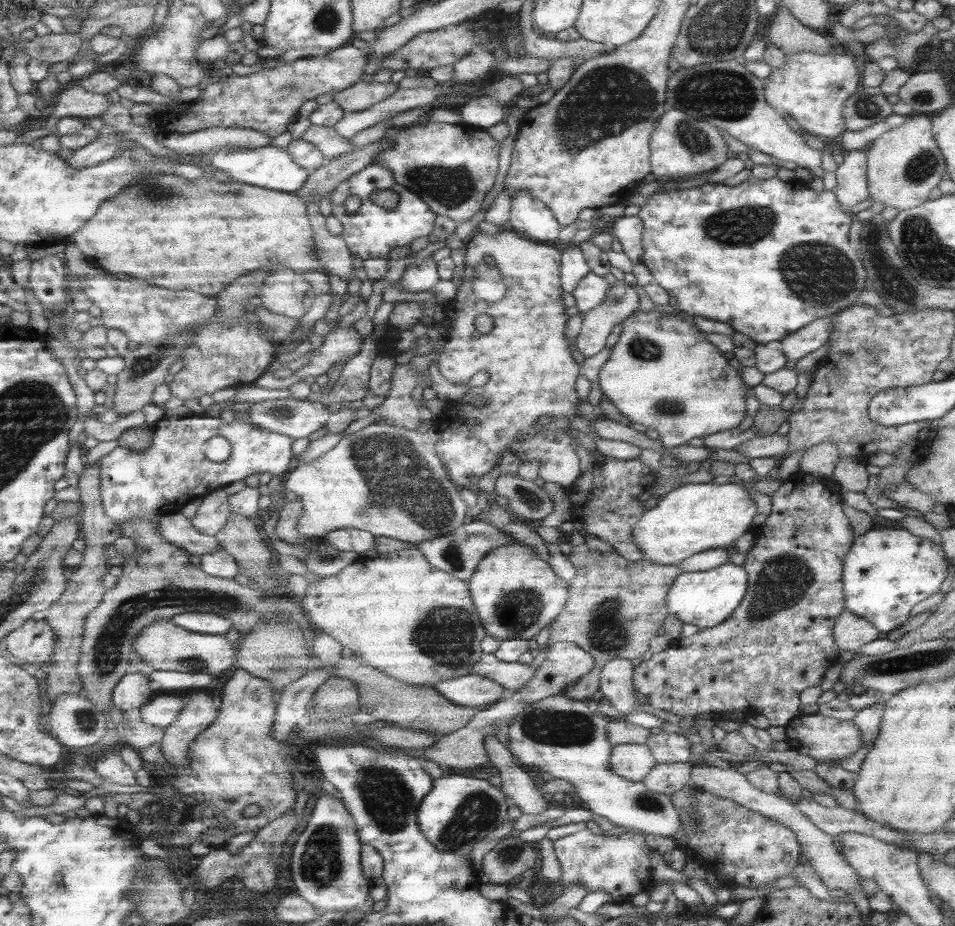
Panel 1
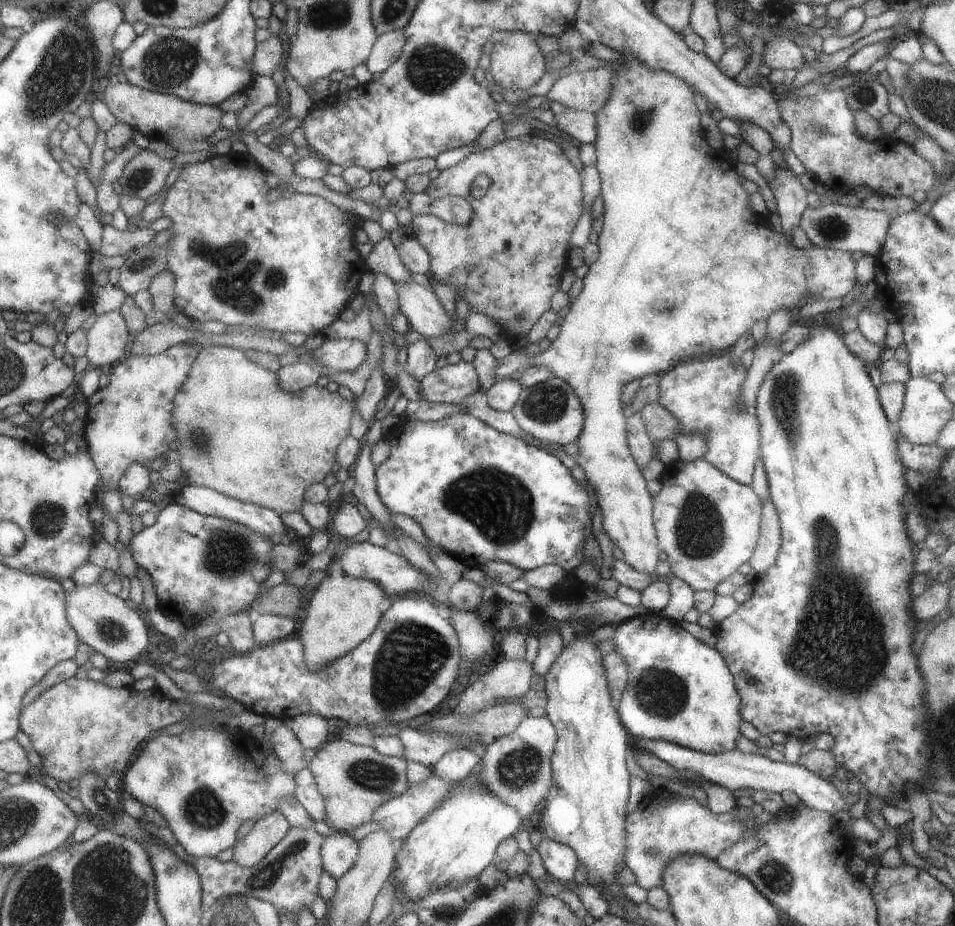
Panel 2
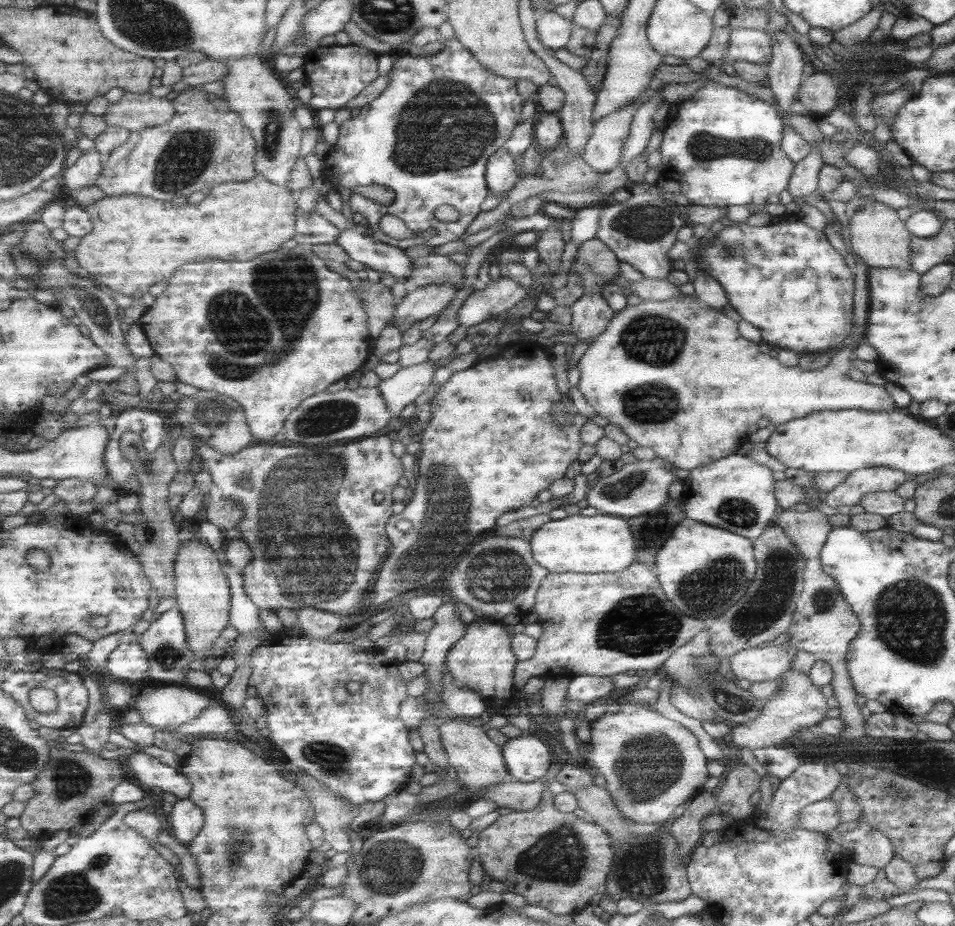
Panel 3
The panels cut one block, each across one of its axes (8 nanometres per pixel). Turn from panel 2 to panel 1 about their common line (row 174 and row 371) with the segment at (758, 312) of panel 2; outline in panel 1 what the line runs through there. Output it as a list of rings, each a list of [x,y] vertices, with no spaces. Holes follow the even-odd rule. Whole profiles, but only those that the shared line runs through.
[[[659,309],[647,310],[647,312],[635,311],[630,314],[621,322],[621,332],[619,334],[617,342],[610,348],[607,360],[601,365],[598,372],[597,385],[601,389],[601,392],[620,414],[625,416],[631,423],[636,422],[645,426],[648,430],[655,430],[657,432],[657,438],[660,443],[666,449],[672,449],[683,445],[691,438],[701,438],[720,430],[727,430],[728,428],[737,427],[739,422],[743,420],[745,415],[745,390],[748,386],[741,381],[737,370],[733,369],[722,355],[723,352],[719,351],[717,347],[709,343],[705,337],[702,336],[702,332],[695,326],[681,320],[675,315],[665,313]]]

